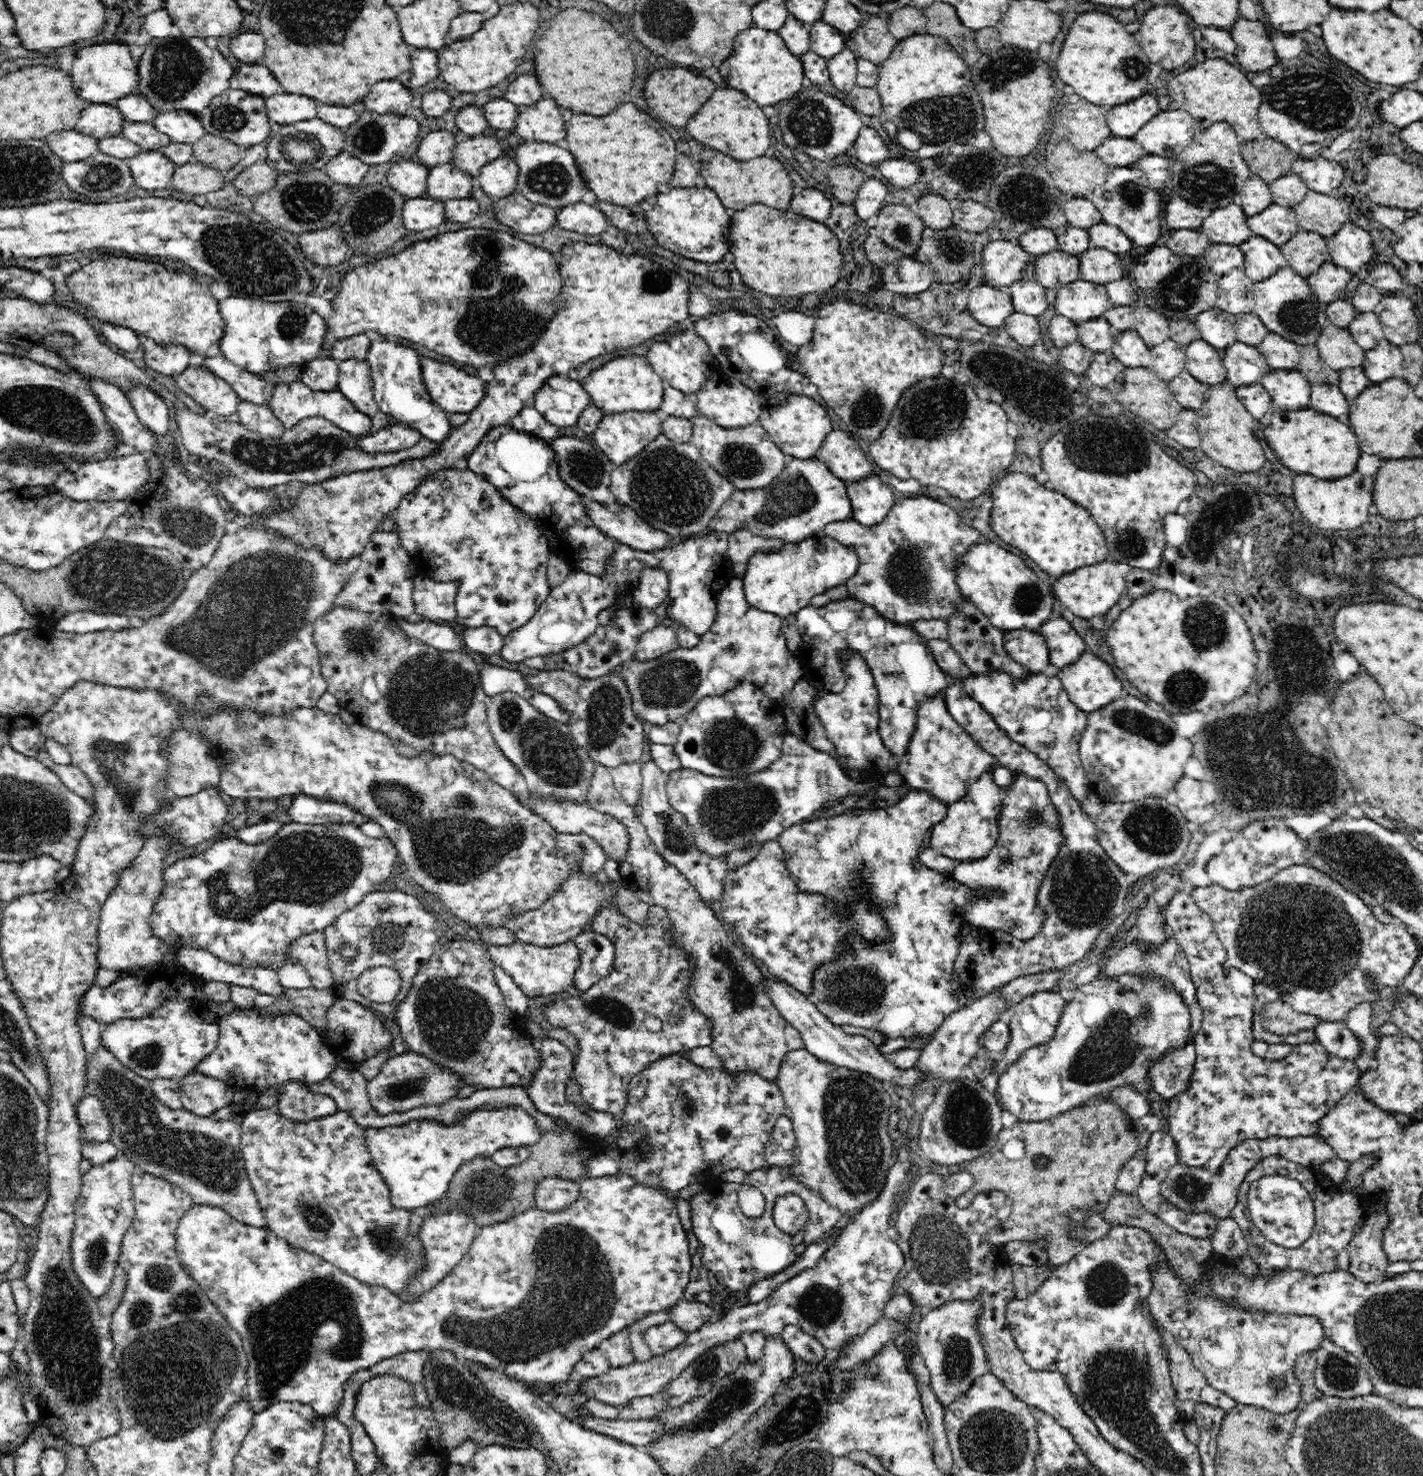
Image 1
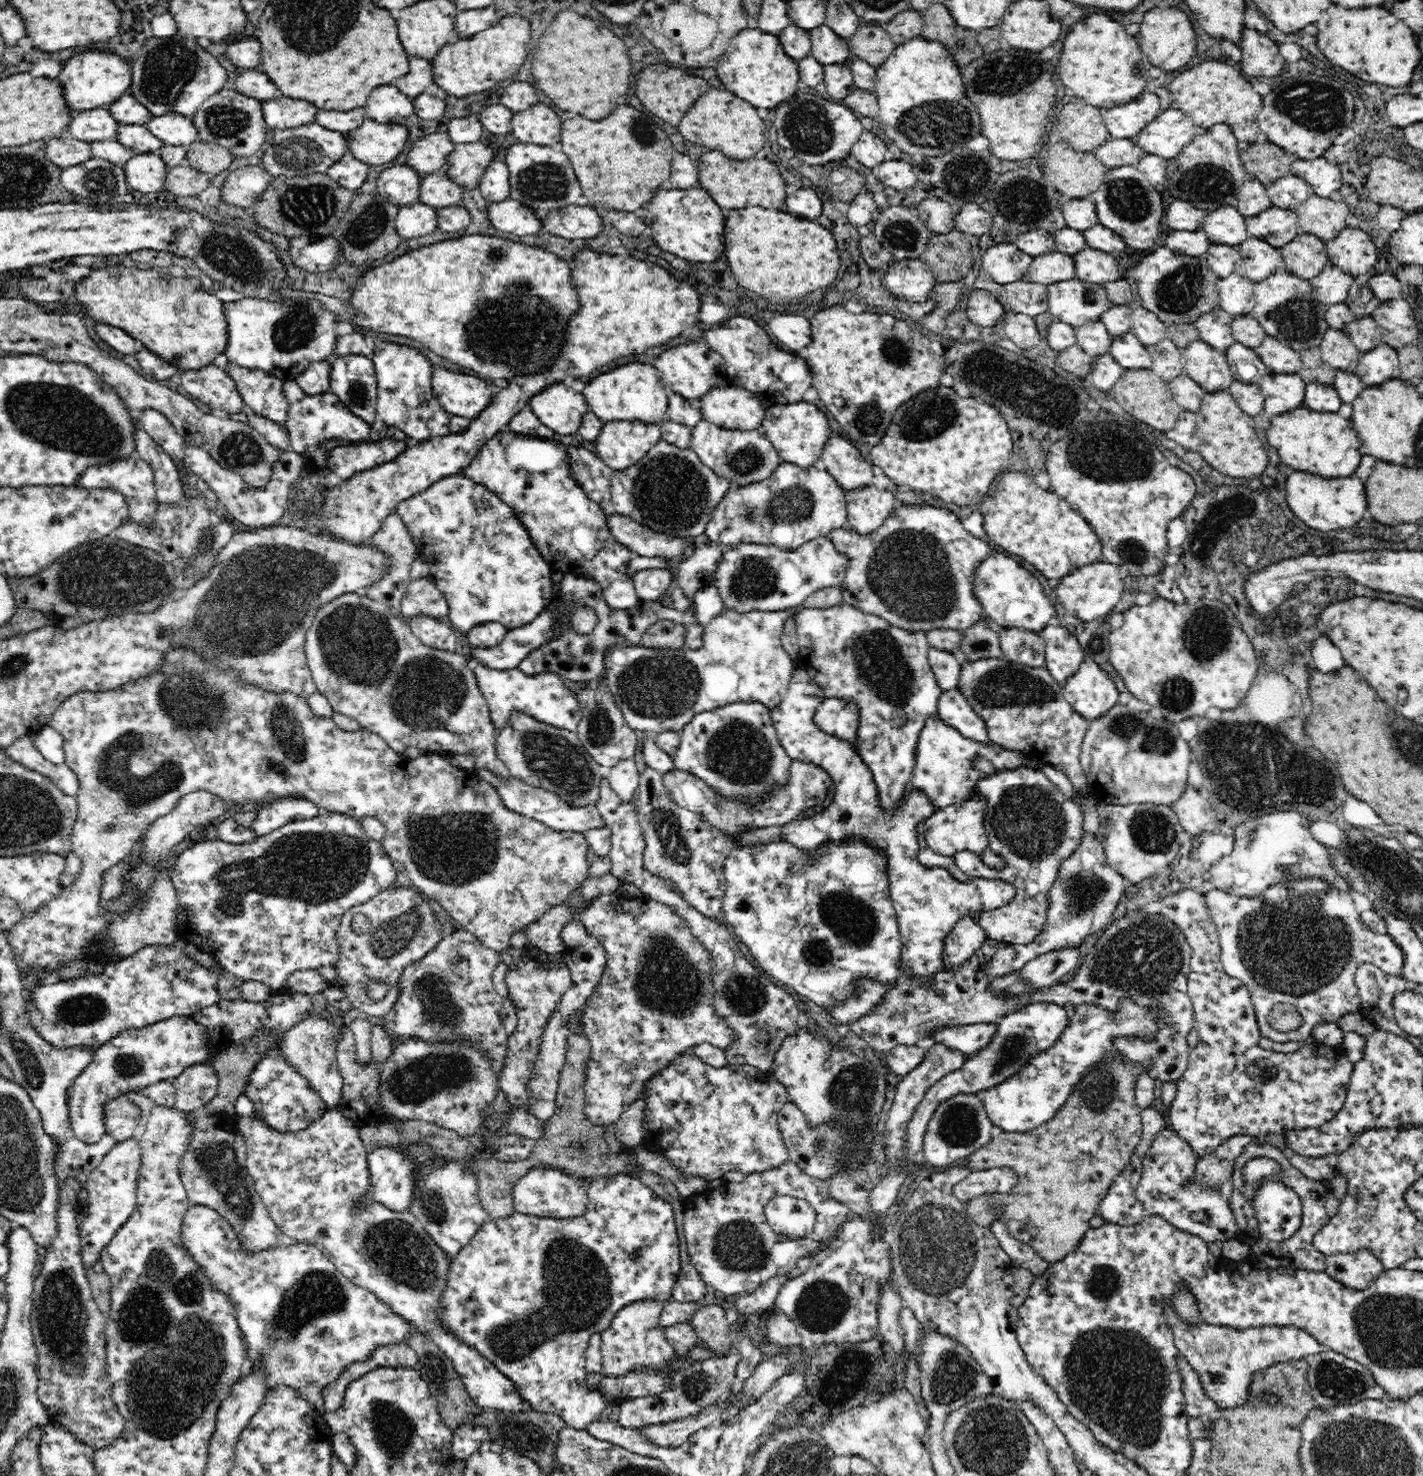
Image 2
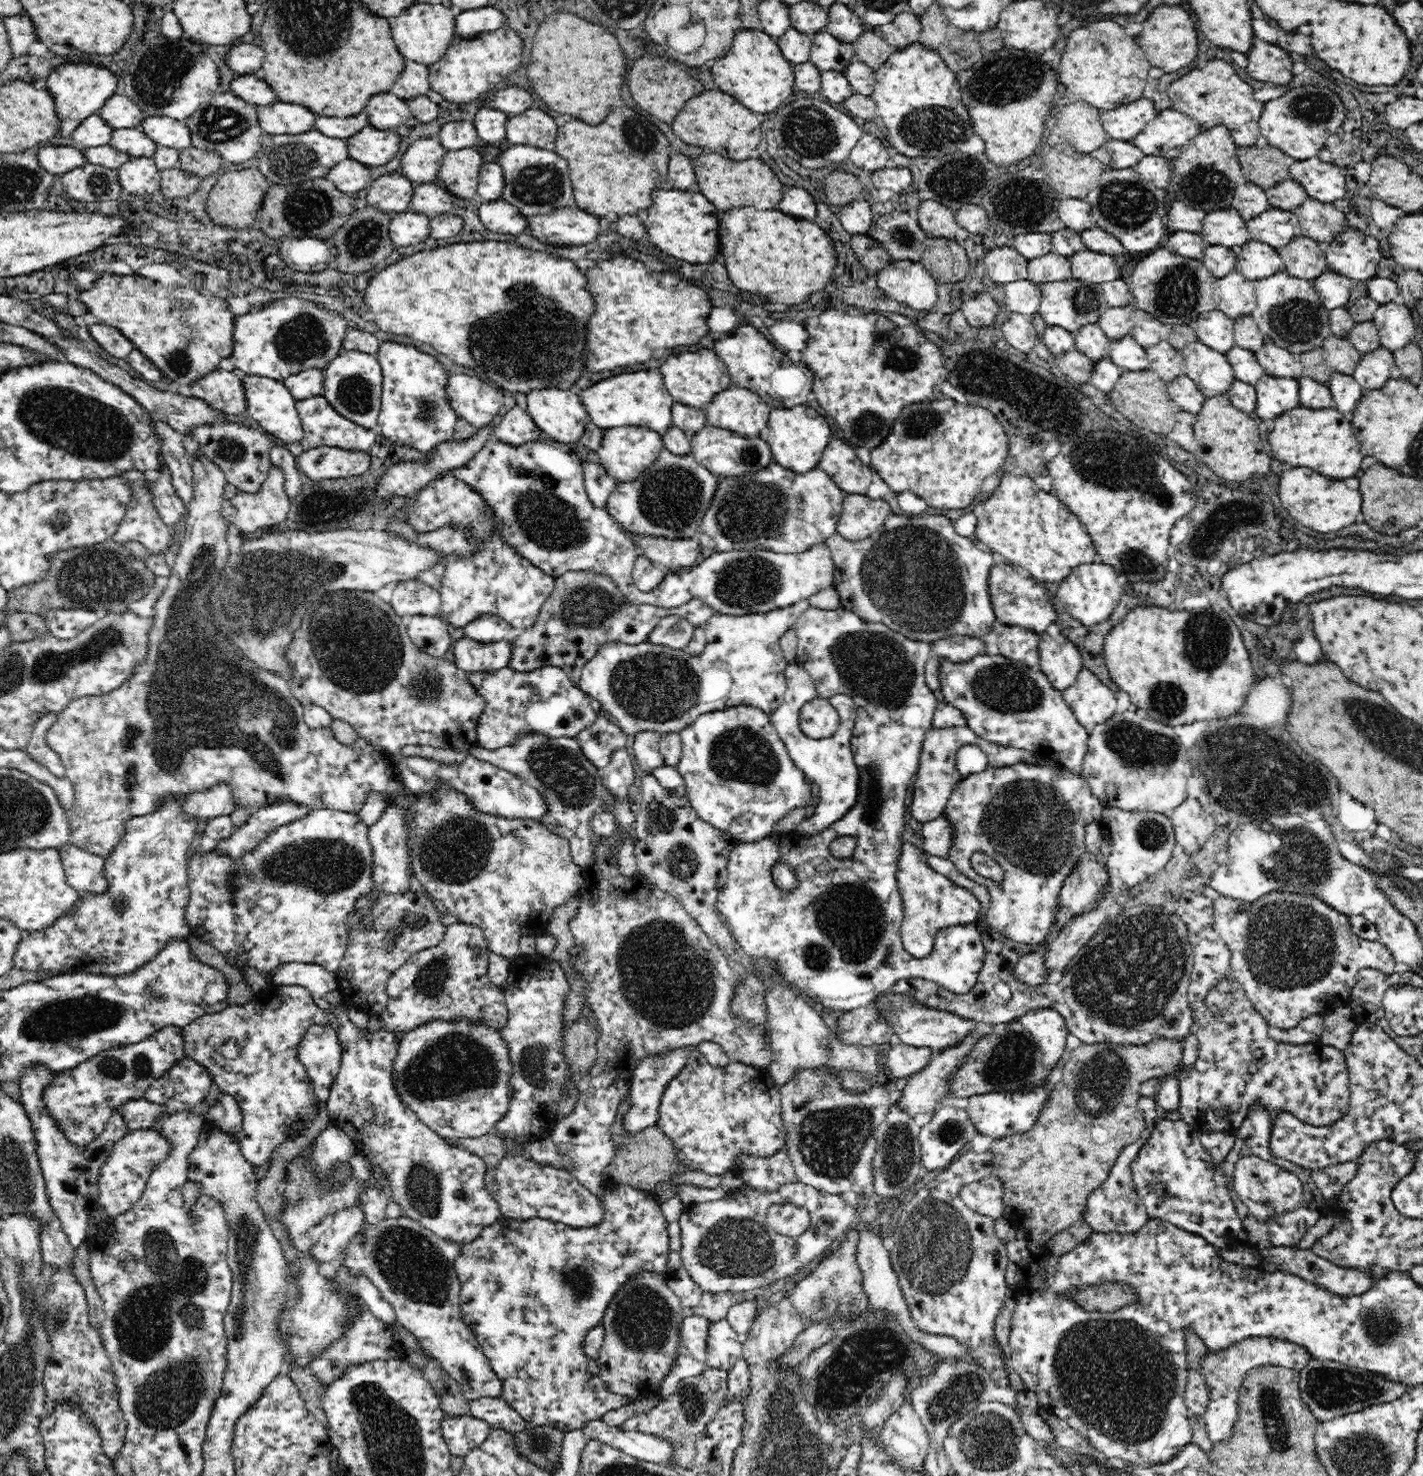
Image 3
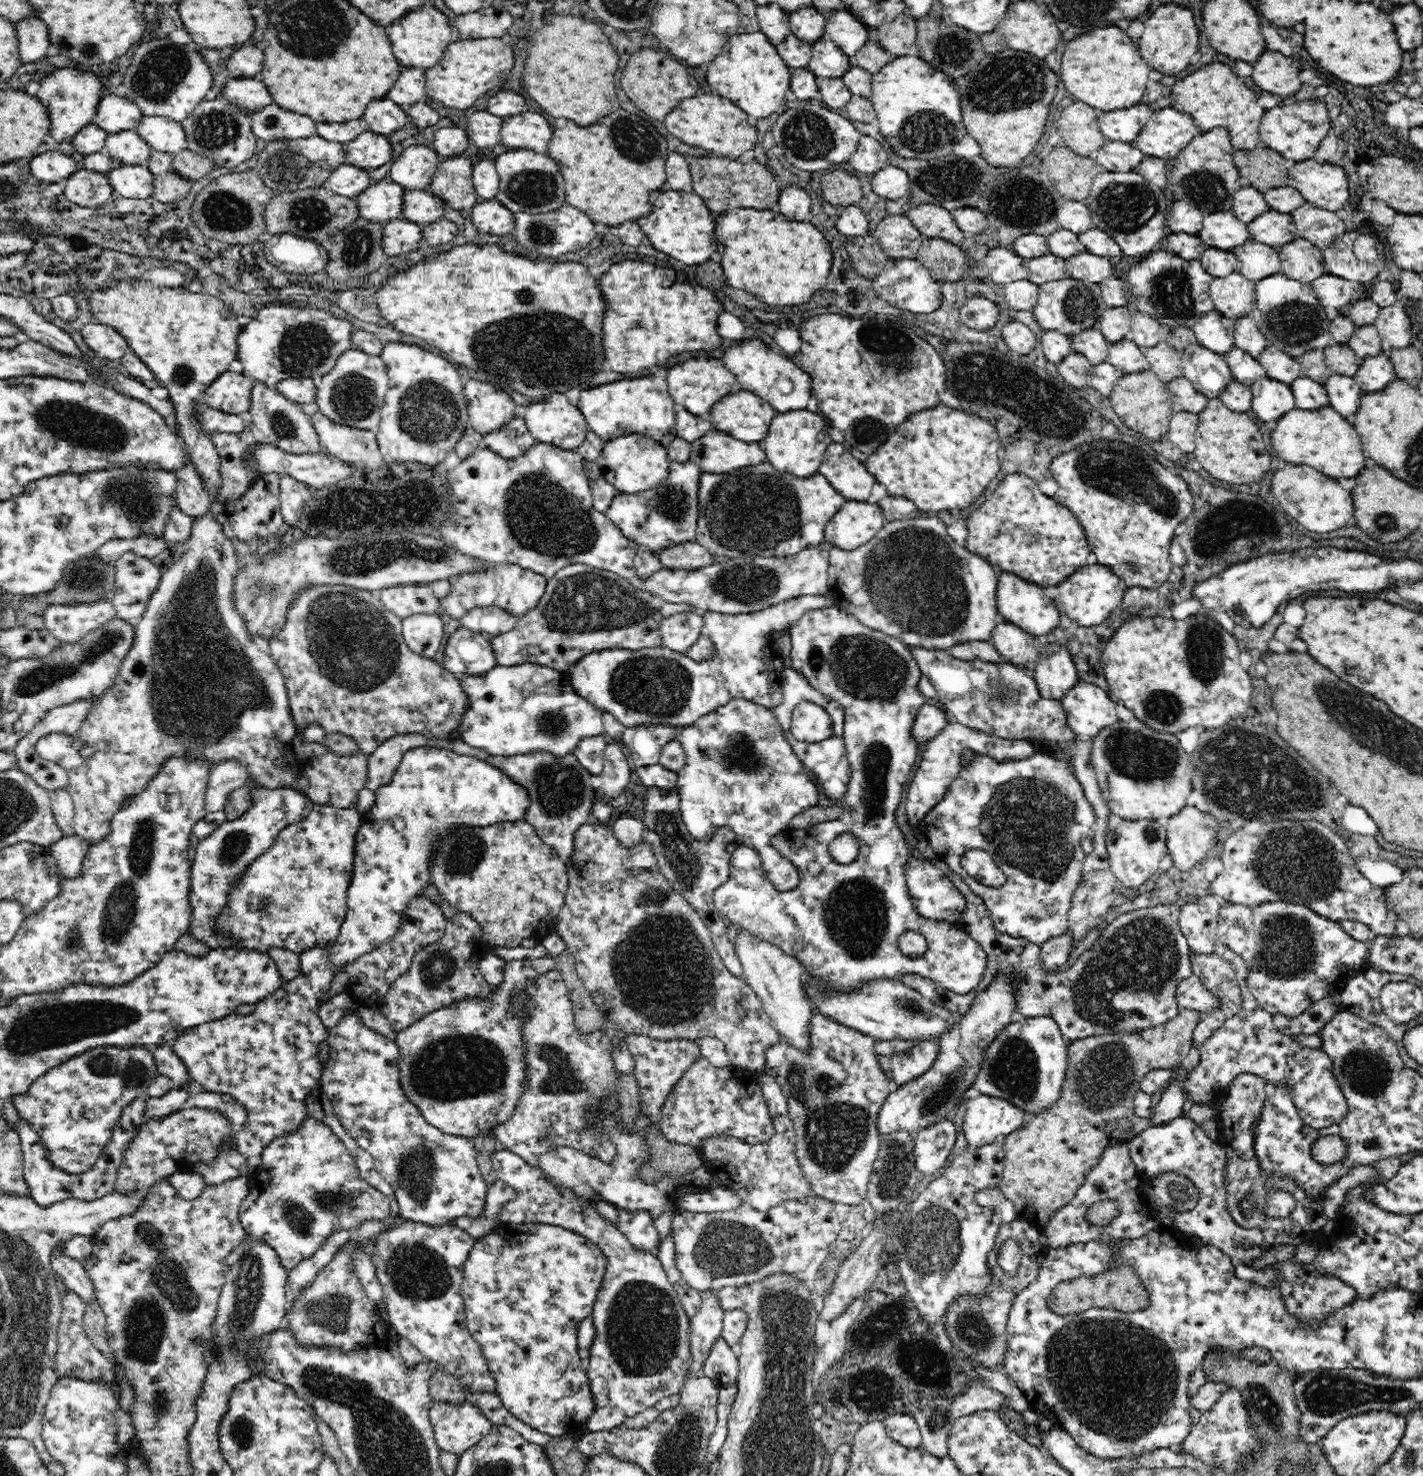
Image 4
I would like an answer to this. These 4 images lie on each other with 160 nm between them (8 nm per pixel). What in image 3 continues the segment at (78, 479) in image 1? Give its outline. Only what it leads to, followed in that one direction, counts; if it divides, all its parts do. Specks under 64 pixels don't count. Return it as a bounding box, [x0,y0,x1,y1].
[111,470,172,555]

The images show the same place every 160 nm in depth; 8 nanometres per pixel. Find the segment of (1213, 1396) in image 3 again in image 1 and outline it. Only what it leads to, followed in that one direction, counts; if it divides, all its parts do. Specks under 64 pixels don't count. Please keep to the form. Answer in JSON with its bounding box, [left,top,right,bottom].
[1147,1260,1325,1414]

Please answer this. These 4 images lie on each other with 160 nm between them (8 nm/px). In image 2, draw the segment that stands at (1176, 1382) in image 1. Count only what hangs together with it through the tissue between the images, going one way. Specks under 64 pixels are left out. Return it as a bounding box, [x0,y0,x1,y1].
[1178,1355,1216,1418]

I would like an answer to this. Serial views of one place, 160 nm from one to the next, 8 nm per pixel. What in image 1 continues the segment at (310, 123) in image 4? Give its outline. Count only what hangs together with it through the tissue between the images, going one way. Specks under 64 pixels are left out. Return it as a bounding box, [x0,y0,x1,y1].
[265,94,317,125]

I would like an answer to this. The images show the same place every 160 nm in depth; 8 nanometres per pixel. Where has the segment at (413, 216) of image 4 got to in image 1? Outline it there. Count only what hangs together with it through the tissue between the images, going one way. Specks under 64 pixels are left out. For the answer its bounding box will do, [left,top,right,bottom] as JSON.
[426,163,476,201]

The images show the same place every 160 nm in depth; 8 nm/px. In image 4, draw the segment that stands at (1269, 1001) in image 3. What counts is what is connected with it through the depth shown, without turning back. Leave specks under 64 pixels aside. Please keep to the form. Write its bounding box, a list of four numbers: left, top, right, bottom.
[1217,900,1370,1016]

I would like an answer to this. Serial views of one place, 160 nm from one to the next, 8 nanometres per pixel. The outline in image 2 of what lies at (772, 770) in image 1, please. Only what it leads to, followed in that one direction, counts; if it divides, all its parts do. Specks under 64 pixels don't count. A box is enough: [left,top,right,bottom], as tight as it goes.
[663,761,833,835]

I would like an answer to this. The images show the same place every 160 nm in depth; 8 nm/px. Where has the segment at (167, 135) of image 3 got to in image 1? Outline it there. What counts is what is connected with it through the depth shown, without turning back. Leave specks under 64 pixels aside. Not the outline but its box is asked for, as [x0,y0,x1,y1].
[152,110,205,145]

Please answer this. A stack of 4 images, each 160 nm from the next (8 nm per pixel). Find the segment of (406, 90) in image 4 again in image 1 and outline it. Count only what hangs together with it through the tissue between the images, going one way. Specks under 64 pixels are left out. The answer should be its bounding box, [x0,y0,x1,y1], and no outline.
[398,49,439,88]

